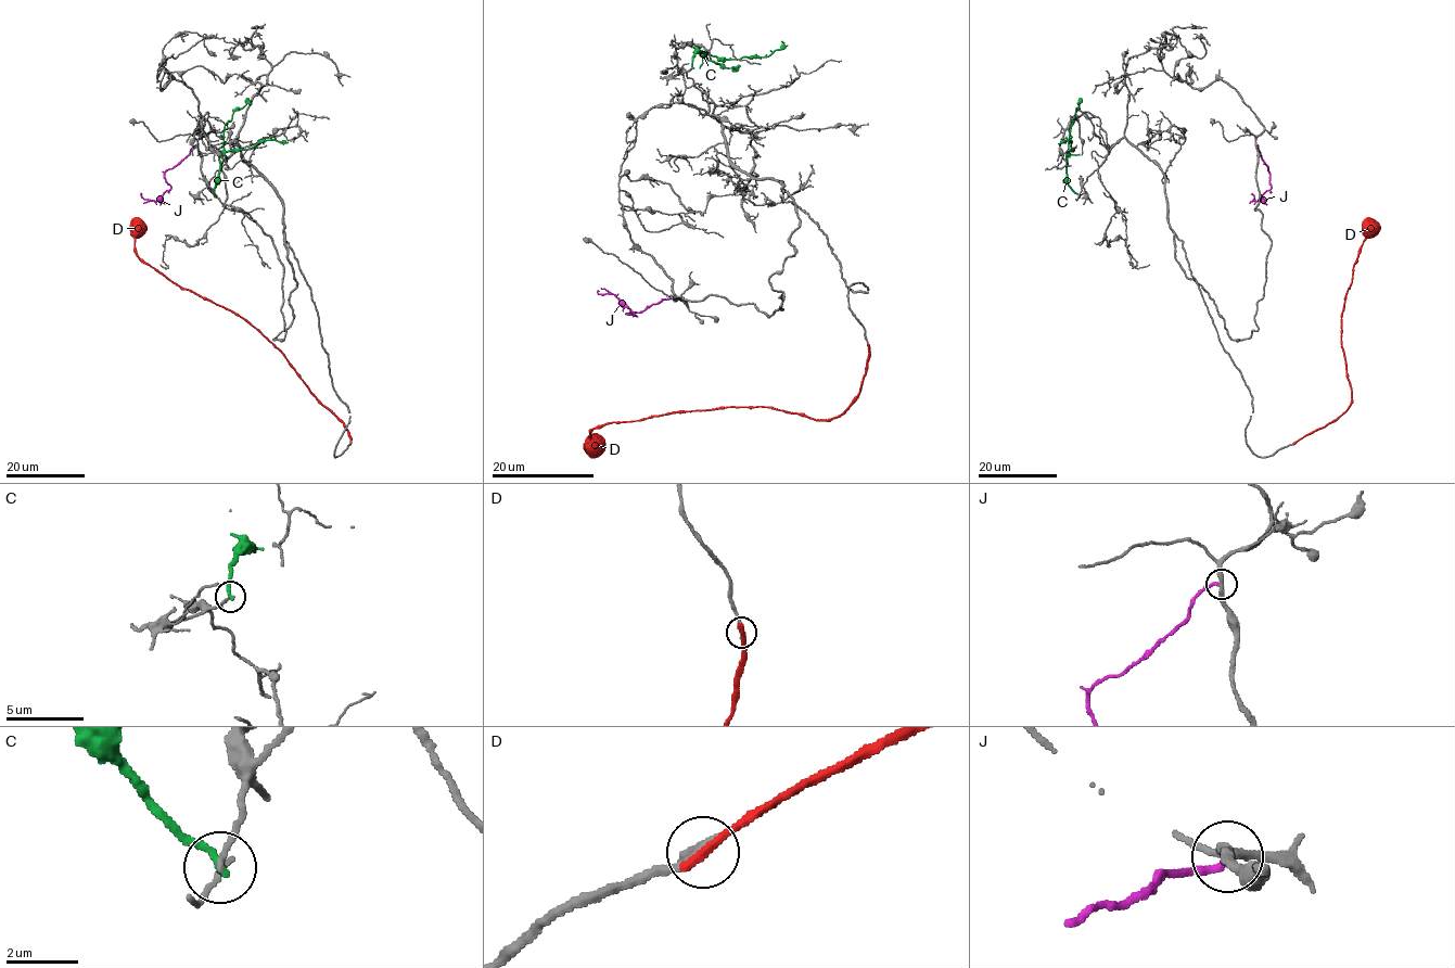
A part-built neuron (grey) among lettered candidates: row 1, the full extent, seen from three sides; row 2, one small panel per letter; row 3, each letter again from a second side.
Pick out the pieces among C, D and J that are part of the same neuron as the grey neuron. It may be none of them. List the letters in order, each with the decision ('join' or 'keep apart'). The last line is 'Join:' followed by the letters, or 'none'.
C: keep apart
D: keep apart
J: keep apart
Join: none

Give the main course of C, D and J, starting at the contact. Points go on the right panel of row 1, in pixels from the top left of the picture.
C: (1079, 196), (1068, 183), (1067, 155), (1072, 150), (1071, 141), (1058, 144)
D: (1294, 443), (1336, 421), (1350, 404), (1341, 318), (1354, 263), (1366, 232), (1374, 226), (1371, 230)
J: (1256, 144), (1267, 165), (1271, 188), (1256, 201), (1251, 193)

